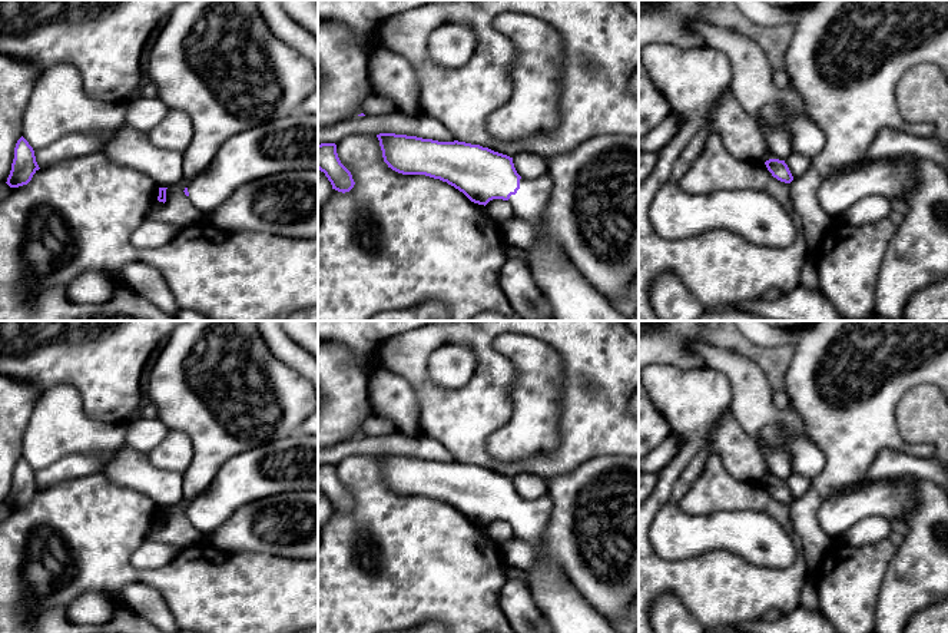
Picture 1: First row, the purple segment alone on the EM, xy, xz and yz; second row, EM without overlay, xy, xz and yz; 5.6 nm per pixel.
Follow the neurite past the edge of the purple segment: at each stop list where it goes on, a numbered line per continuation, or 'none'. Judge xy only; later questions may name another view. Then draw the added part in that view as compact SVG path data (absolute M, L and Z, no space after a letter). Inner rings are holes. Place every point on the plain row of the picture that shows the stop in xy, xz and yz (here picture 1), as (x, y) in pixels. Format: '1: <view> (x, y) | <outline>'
1: xy (289, 464) | M301 431L226 460L206 491L189 503L189 520L198 531L206 536L245 504L296 491L318 491L318 435Z

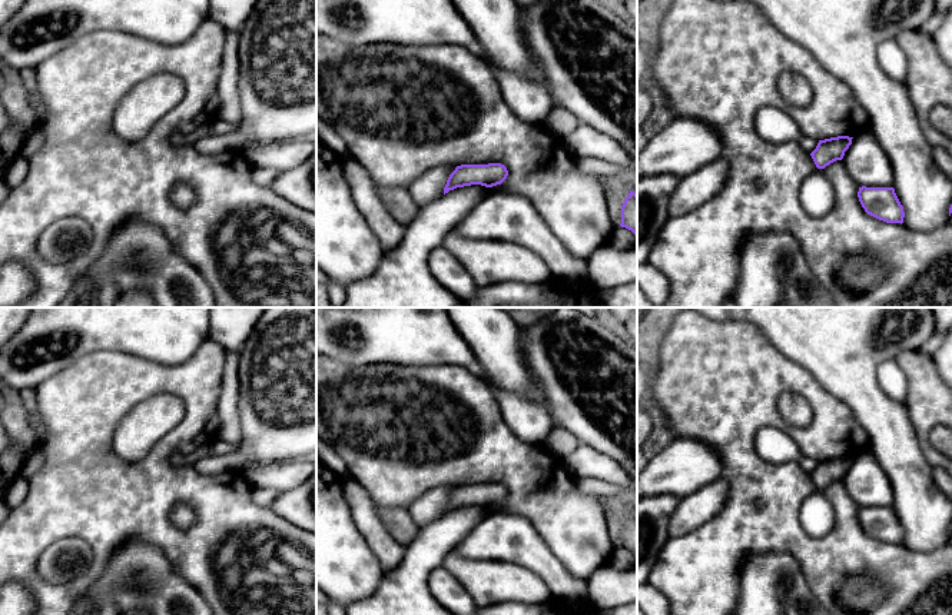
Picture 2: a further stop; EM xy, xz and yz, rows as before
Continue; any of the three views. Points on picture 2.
none

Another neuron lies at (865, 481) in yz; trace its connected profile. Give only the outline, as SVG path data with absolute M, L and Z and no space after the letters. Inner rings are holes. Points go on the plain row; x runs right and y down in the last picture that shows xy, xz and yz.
M872 451L853 456L842 482L859 508L893 506L892 485Z

